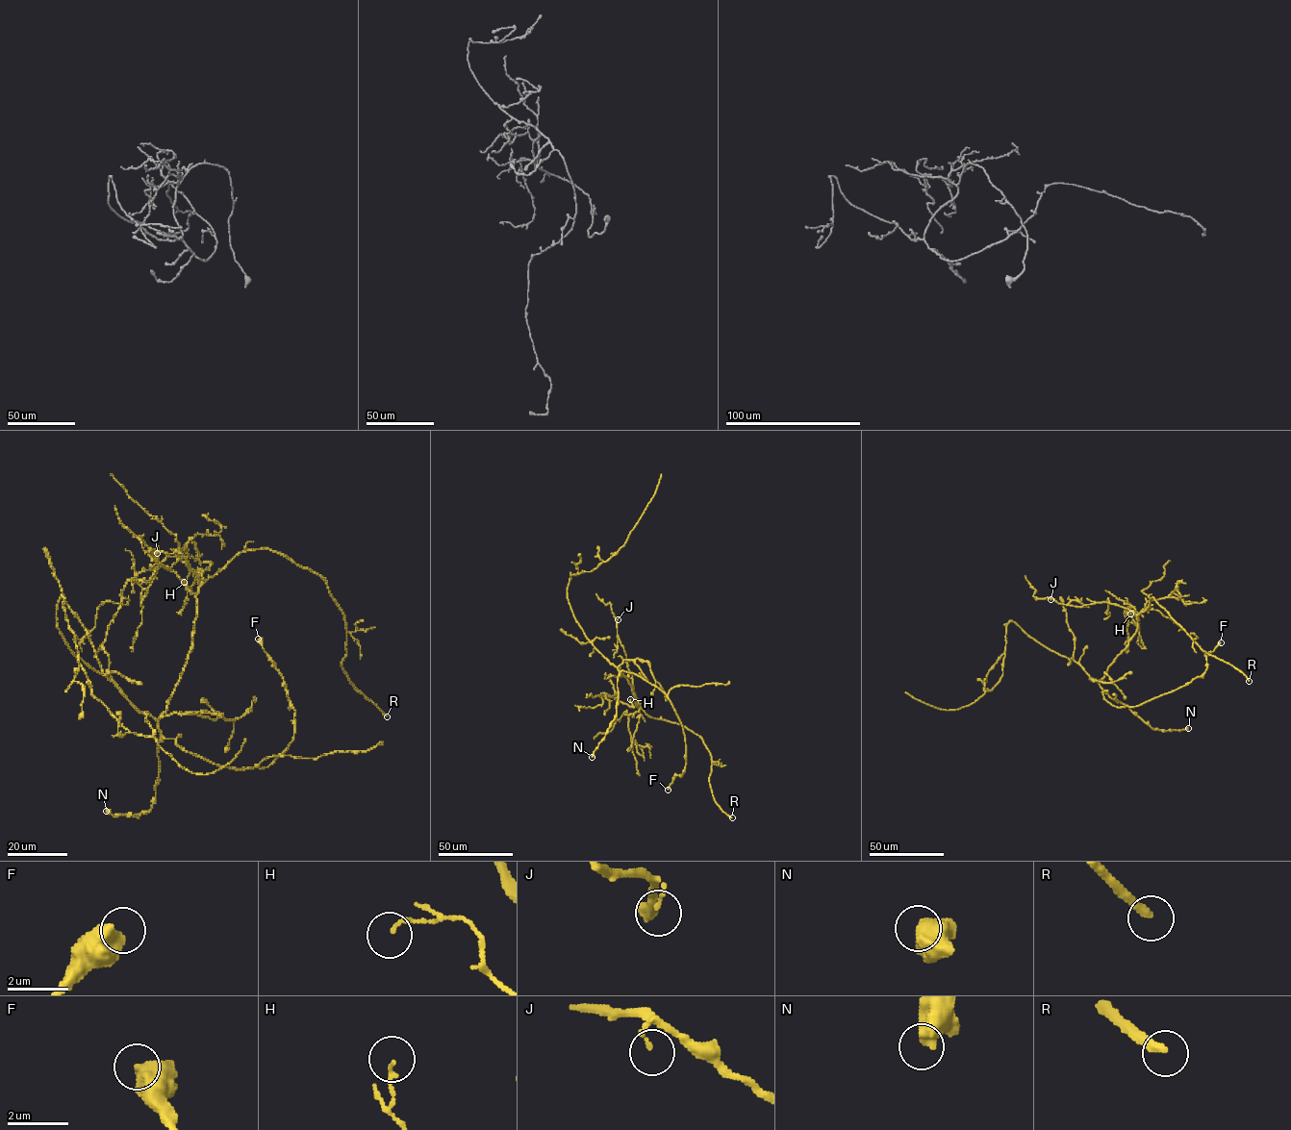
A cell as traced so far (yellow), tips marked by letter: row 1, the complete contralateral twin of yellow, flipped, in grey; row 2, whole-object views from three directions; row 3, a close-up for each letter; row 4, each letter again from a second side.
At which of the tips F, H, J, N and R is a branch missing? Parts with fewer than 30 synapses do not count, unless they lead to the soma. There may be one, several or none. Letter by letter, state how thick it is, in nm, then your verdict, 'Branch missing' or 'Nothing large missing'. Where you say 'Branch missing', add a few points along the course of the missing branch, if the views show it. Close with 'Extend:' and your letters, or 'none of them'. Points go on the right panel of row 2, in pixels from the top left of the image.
F: Thickness 600 nm. Nothing large missing
H: Thickness 120 nm. Nothing large missing
J: Thickness 100 nm. Nothing large missing
N: Thickness 650 nm. Nothing large missing
R: Thickness 280 nm. Branch missing. Course of what is missing: (1249, 681), (1260, 686), (1272, 700), (1278, 702)
Extend: R

